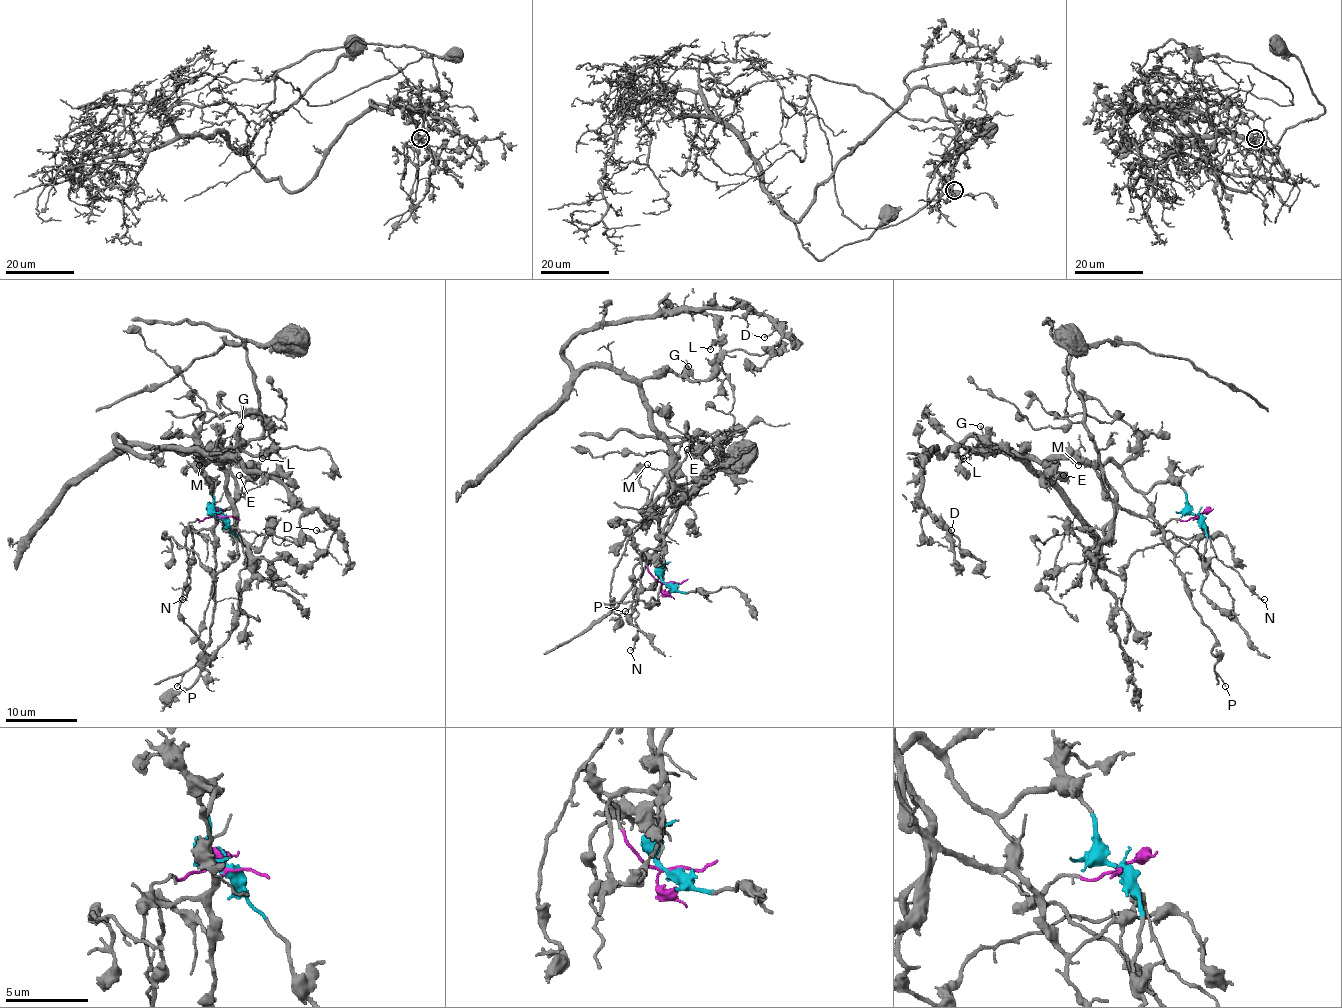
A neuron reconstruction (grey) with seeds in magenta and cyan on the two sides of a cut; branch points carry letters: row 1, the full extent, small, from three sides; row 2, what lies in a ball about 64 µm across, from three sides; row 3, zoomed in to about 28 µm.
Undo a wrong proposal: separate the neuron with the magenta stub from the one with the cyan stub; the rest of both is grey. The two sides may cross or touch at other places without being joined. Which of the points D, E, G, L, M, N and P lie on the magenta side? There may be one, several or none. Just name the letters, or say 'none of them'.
N, P

